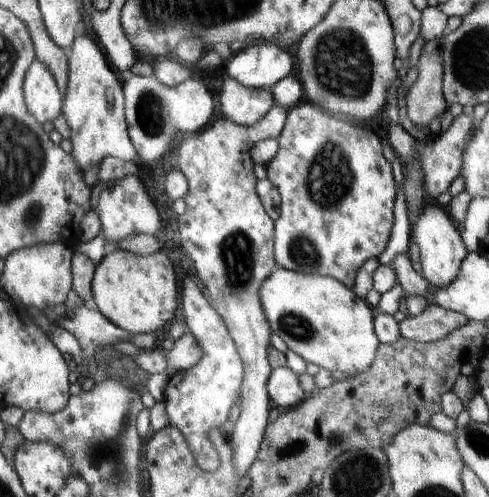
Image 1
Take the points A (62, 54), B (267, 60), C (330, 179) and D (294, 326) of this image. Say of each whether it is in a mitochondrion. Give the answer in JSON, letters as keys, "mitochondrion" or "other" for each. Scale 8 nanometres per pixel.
{"A":"other","B":"other","C":"mitochondrion","D":"mitochondrion"}

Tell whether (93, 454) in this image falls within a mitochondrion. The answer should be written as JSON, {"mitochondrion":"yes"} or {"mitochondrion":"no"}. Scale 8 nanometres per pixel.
{"mitochondrion":"yes"}

